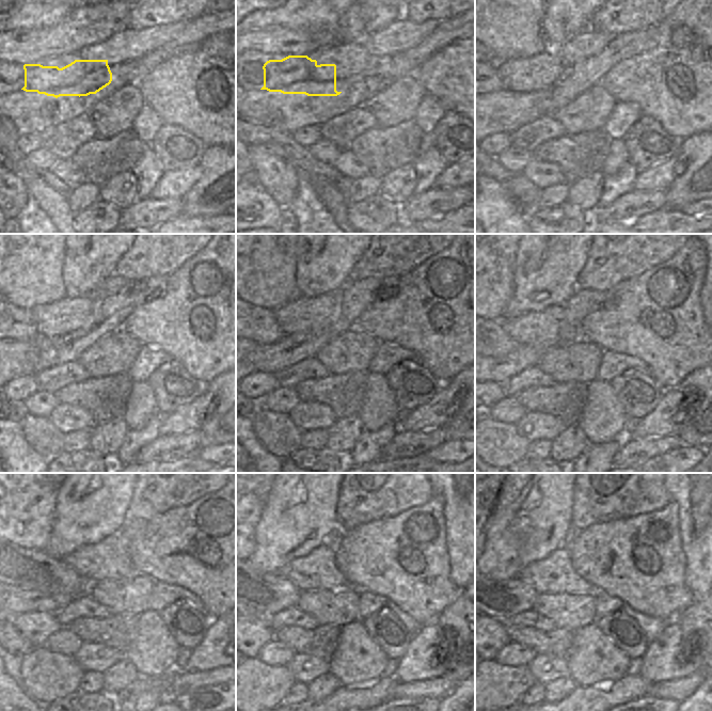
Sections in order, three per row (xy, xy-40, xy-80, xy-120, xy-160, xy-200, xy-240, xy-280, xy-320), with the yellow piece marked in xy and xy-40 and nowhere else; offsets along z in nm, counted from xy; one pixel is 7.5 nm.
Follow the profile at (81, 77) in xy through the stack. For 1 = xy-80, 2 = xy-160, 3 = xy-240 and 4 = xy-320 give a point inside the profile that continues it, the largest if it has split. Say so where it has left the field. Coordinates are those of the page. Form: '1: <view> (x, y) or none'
1: xy-80 (546, 70)
2: xy-160 (306, 314)
3: xy-240 (83, 568)
4: xy-320 (554, 574)

